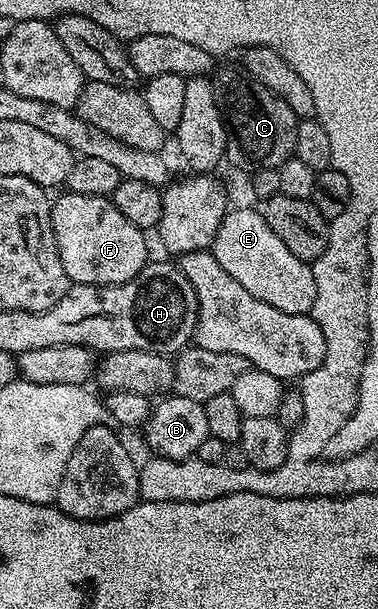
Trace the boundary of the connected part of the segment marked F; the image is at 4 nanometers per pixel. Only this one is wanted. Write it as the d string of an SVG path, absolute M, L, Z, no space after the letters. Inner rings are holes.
M68 191L62 195L51 205L51 225L71 284L124 284L149 263L144 229L133 226L110 198Z

